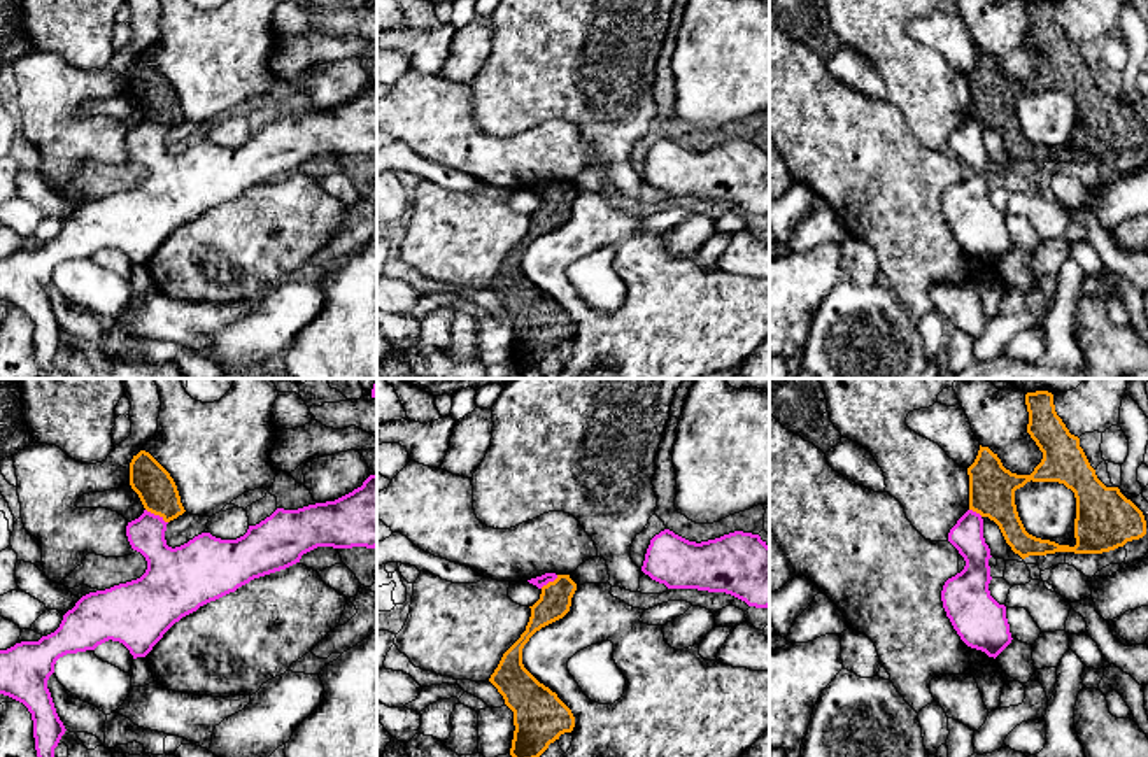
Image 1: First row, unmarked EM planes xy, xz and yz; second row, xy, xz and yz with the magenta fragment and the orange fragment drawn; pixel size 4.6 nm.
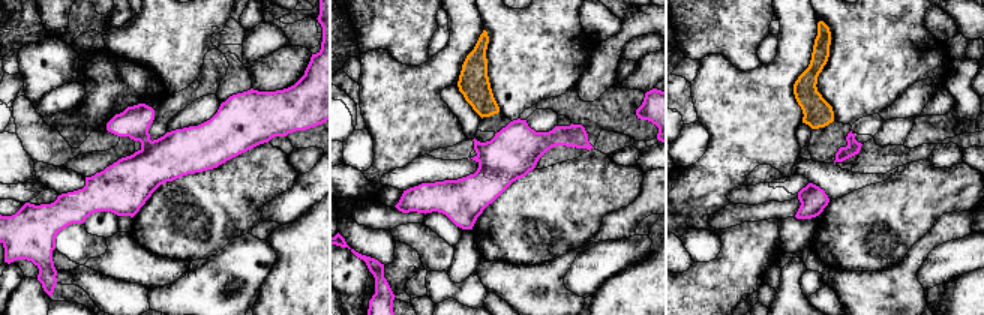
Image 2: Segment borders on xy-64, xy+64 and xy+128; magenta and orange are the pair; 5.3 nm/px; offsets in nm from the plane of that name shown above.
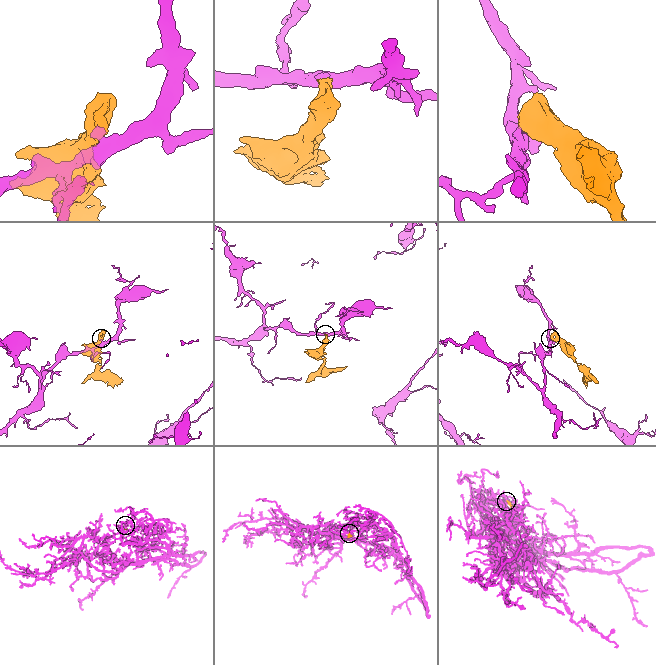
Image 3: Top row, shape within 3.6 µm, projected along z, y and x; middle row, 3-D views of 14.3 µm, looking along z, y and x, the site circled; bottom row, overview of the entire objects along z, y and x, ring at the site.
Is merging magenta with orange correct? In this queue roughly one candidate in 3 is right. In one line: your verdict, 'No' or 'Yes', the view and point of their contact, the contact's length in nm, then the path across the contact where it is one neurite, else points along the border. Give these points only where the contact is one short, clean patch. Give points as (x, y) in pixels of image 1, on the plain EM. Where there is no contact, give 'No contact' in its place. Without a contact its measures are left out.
No. Touches magenta at xy (156, 123). Shared border 120 nm. Boundary: xy (146, 116), (167, 130)

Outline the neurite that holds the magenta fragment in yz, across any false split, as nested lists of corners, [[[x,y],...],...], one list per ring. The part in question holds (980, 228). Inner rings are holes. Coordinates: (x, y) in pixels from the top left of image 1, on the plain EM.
[[[967,117],[950,137],[948,149],[964,165],[966,173],[943,193],[941,209],[946,224],[967,254],[996,266],[1013,245],[1006,214],[989,198],[992,163],[983,145],[981,123]]]

